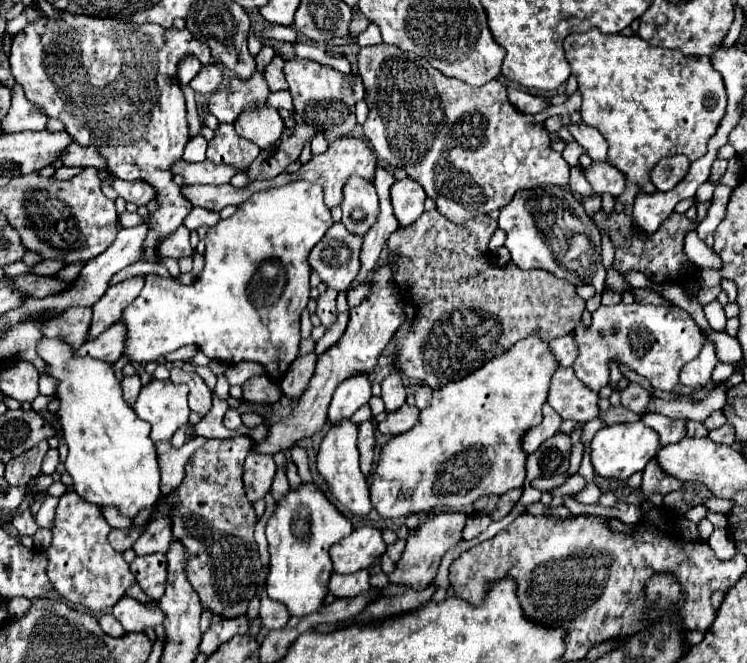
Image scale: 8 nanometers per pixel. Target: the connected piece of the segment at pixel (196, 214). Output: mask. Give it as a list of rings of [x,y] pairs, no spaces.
[[[193,209],[193,211],[187,215],[187,221],[183,221],[183,225],[193,231],[193,229],[199,229],[201,225],[213,227],[217,221],[219,221],[219,213],[205,211],[205,209]]]

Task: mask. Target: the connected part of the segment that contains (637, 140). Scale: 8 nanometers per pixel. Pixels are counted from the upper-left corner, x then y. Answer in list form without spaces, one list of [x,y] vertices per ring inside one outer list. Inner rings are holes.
[[[597,31],[575,33],[565,39],[565,55],[571,71],[577,75],[579,91],[583,95],[581,117],[587,125],[595,127],[609,143],[607,163],[624,173],[627,187],[617,201],[623,205],[634,203],[639,191],[651,194],[656,191],[650,180],[653,165],[661,157],[683,153],[689,161],[695,161],[707,153],[707,141],[715,135],[719,121],[727,107],[727,95],[723,77],[715,73],[709,57],[685,57],[673,49],[651,47],[641,37],[601,35]]]

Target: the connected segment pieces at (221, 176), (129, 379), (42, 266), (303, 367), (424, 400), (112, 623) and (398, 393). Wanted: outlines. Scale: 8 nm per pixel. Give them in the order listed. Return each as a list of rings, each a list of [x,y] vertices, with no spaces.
[[[205,159],[203,163],[185,163],[185,161],[177,161],[173,165],[173,173],[183,175],[187,185],[221,185],[221,183],[229,183],[231,177],[235,173],[239,173],[239,169],[229,167],[229,165],[215,165],[213,161]]]
[[[127,375],[127,377],[123,377],[121,385],[123,385],[123,399],[129,405],[133,405],[137,401],[139,391],[141,391],[141,379],[139,379],[139,375]]]
[[[43,261],[43,263],[37,263],[31,267],[31,273],[35,275],[57,275],[65,265],[61,261]]]
[[[313,351],[293,361],[291,369],[287,371],[287,377],[283,377],[281,381],[281,389],[287,397],[299,397],[307,389],[307,383],[315,371],[315,363],[317,363],[317,357]]]
[[[421,385],[417,389],[417,393],[415,393],[415,407],[425,409],[429,405],[429,401],[431,401],[431,395],[433,395],[433,389],[427,387],[427,385]]]
[[[103,615],[99,617],[99,625],[101,629],[111,635],[111,637],[123,637],[125,635],[125,629],[119,625],[119,621],[113,617],[113,615]]]
[[[397,369],[389,377],[383,379],[383,383],[381,383],[381,399],[385,403],[387,413],[393,413],[395,409],[399,409],[405,403],[407,393],[405,393],[405,387],[403,387],[403,381],[401,381],[401,373]]]

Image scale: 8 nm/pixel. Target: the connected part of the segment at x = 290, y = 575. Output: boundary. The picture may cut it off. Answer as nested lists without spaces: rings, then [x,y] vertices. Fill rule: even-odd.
[[[301,483],[297,489],[289,489],[289,493],[275,505],[273,517],[267,519],[265,527],[271,555],[267,579],[269,597],[285,603],[291,615],[315,613],[325,599],[327,583],[333,573],[329,549],[351,531],[351,521],[343,517],[333,503],[329,503],[317,485]]]

